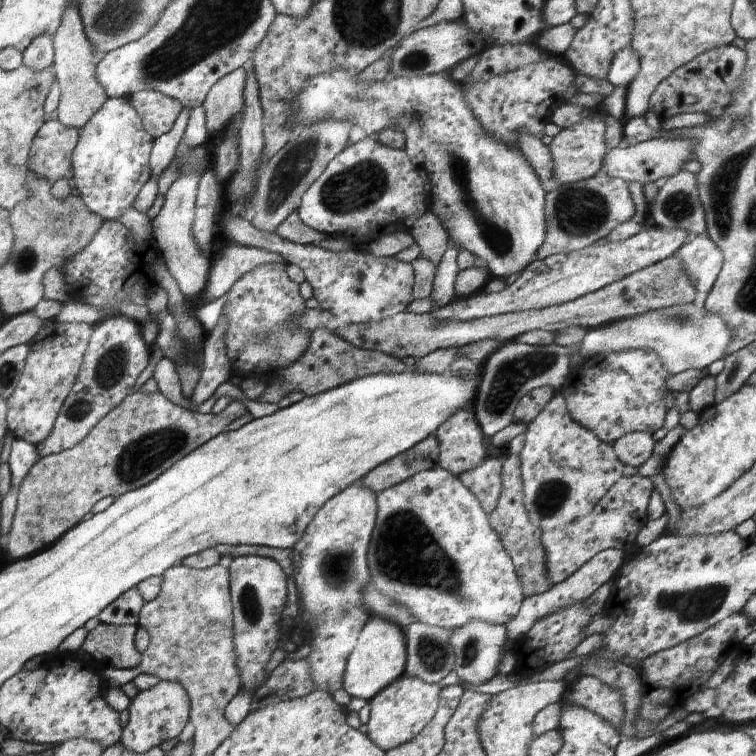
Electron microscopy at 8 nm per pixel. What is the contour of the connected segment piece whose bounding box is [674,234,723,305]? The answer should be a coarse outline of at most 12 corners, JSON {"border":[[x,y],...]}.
{"border":[[706,234],[674,255],[704,305],[723,269],[723,251]]}

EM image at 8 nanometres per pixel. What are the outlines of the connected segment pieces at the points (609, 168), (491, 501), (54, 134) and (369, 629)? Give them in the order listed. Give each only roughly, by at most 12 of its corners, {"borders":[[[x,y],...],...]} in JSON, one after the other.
{"borders":[[[656,138],[608,149],[605,174],[655,182],[694,159],[691,139]],[[486,457],[458,477],[488,516],[500,497],[502,464]],[[59,119],[40,130],[30,168],[49,182],[72,174],[81,130]],[[396,624],[364,626],[343,690],[370,702],[404,674]]]}

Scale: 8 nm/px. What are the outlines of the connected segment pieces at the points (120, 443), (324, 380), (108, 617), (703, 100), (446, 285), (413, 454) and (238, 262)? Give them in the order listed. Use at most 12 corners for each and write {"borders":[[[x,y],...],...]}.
{"borders":[[[134,392],[22,486],[8,550],[56,545],[248,412]],[[311,332],[299,361],[256,401],[310,397],[359,377],[404,373],[401,359]],[[137,587],[98,618],[108,625],[136,625],[146,602]],[[721,45],[670,74],[652,94],[660,122],[725,108],[747,55]],[[450,246],[436,268],[434,309],[456,298],[460,250]],[[432,434],[375,467],[359,482],[378,495],[439,467]],[[239,243],[214,260],[206,289],[192,304],[207,304],[230,291],[259,265],[285,259]]]}

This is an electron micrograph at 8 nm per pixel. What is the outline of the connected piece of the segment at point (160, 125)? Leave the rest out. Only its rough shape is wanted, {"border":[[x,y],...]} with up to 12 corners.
{"border":[[153,89],[122,98],[155,138],[170,131],[183,108]]}

